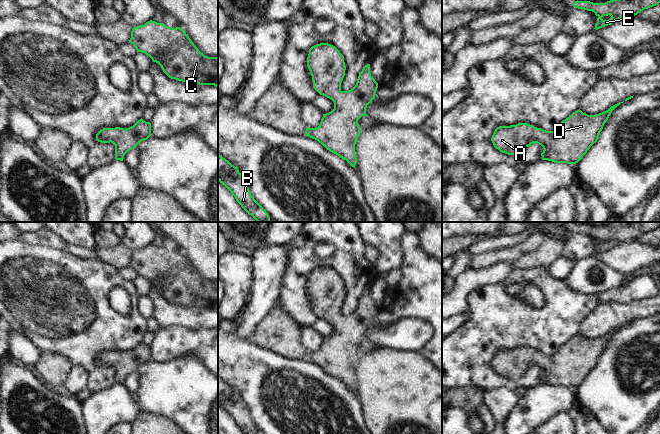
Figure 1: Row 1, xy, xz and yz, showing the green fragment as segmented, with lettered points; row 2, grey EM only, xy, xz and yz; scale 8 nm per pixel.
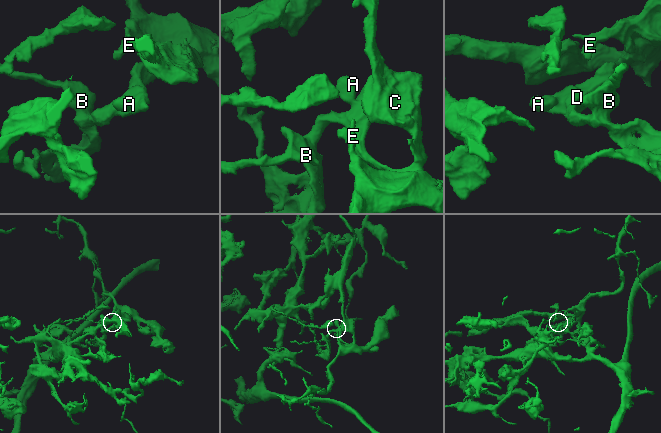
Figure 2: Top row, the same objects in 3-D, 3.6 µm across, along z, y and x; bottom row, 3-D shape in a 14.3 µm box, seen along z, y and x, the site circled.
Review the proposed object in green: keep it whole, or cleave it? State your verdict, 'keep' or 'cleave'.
keep

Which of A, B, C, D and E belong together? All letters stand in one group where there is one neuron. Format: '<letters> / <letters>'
A B C D E

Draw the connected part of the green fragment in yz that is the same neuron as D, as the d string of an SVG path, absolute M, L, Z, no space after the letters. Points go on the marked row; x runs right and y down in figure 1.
M623 102L596 115L588 115L579 109L553 131L546 131L527 123L499 126L495 129L491 141L496 149L508 155L518 155L526 147L537 143L544 149L541 153L542 160L576 164L597 142L604 124L621 103Z

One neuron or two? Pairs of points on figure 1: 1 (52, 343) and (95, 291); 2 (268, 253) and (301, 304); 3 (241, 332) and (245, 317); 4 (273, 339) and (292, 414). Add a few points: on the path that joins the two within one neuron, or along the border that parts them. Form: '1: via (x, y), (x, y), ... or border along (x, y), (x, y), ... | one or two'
1: via (55, 327), (60, 315), (79, 294) | one
2: border along (287, 252), (287, 268), (276, 298) | two
3: via (245, 328), (245, 321) | one
4: border along (254, 343), (298, 360) | two

